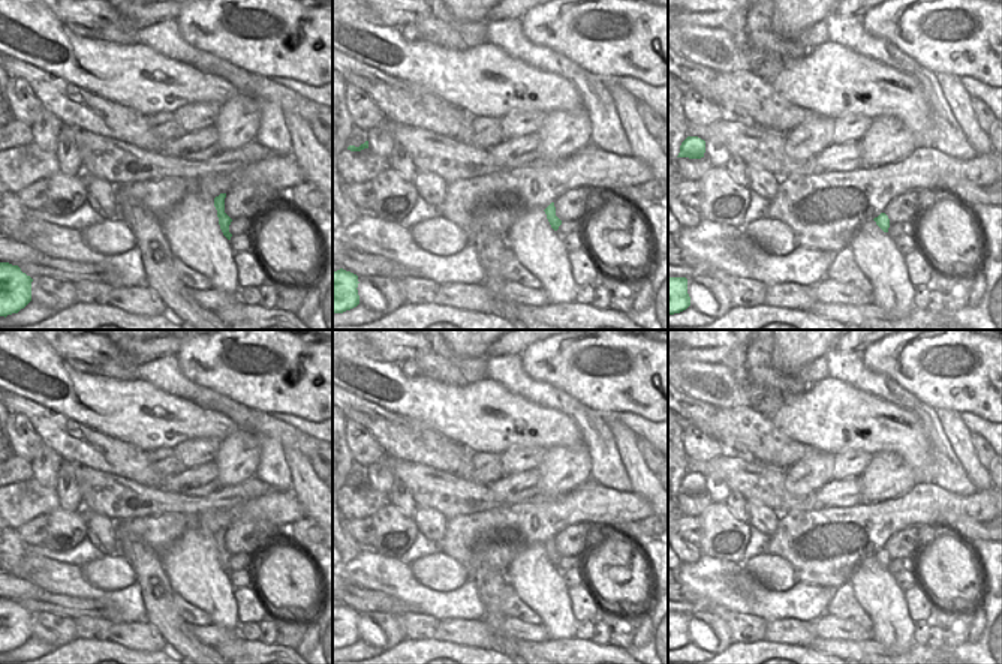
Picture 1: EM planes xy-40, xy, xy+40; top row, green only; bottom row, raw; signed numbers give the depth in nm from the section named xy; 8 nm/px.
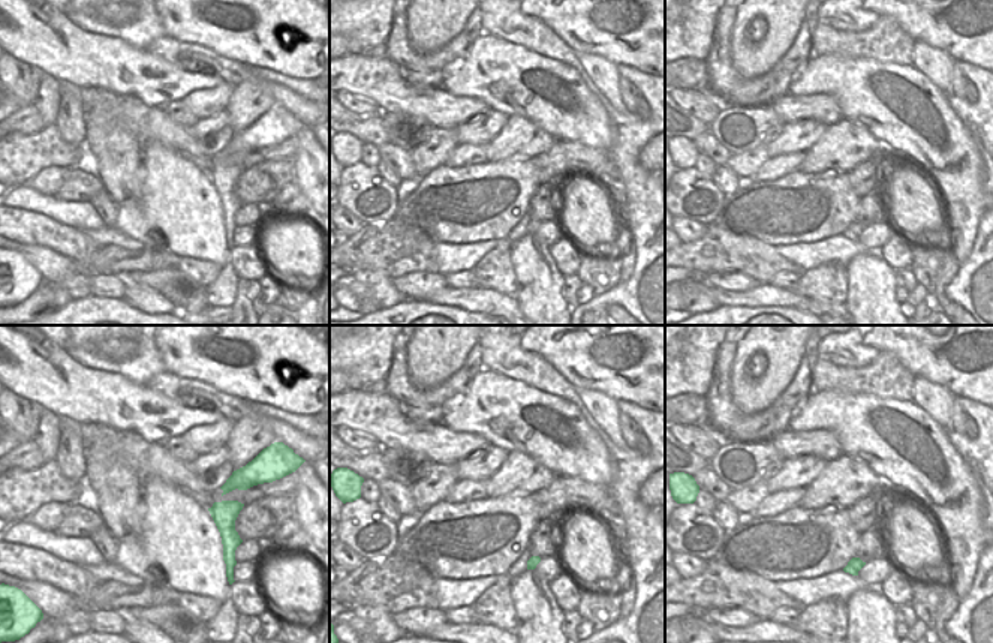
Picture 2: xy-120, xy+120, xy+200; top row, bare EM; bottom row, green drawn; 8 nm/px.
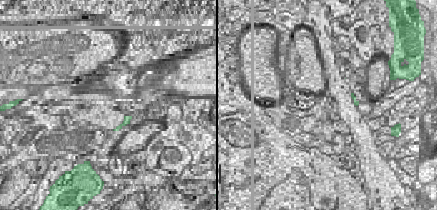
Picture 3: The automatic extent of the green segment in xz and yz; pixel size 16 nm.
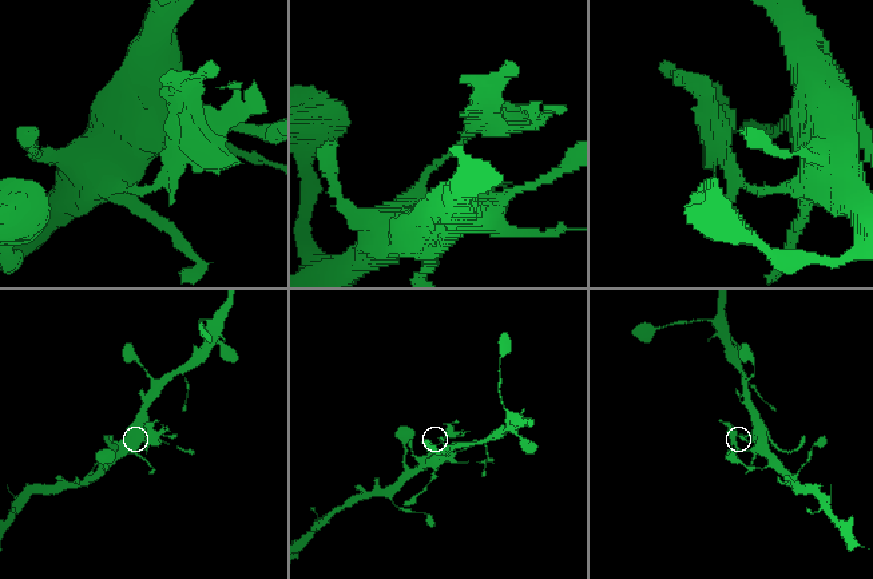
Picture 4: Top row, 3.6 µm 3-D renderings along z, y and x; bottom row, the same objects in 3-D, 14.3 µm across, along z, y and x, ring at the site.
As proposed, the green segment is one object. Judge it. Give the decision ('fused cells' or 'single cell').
fused cells

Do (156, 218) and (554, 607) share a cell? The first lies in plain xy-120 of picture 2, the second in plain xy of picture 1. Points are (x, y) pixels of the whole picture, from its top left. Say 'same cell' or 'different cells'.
same cell

